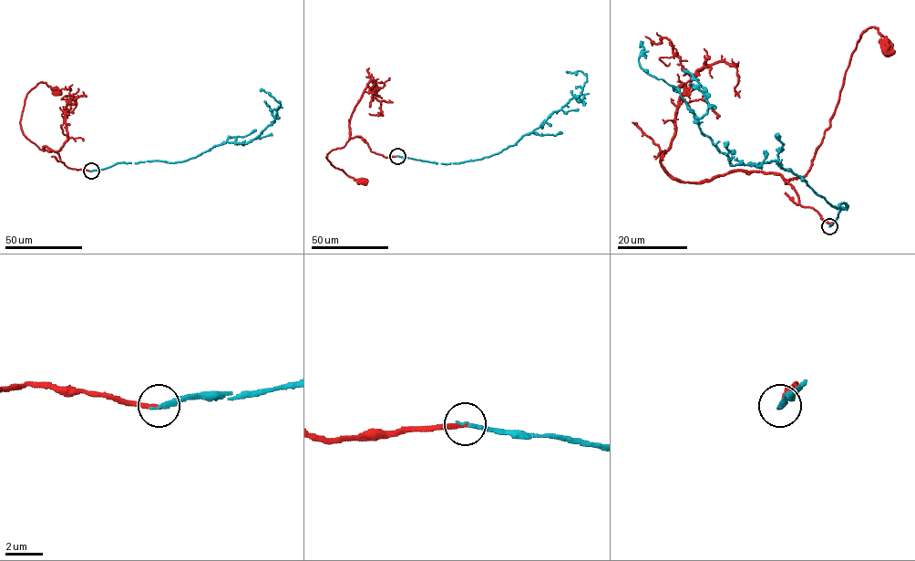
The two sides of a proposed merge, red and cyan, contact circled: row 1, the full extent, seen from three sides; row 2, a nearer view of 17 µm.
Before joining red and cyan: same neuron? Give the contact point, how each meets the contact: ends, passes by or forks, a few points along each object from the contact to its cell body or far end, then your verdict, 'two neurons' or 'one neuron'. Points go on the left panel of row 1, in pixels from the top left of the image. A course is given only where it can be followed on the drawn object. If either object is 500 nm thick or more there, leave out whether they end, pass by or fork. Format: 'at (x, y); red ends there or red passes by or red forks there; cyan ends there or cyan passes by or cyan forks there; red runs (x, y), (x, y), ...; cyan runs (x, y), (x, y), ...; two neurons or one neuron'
at (91, 171); red ends there; cyan ends there; red runs (91, 171), (69, 168), (57, 152), (40, 149), (23, 134), (20, 120), (26, 94), (41, 82), (57, 91); cyan runs (91, 171), (118, 163), (182, 161), (226, 141), (247, 144), (272, 122), (281, 105), (268, 92), (260, 90); one neuron

